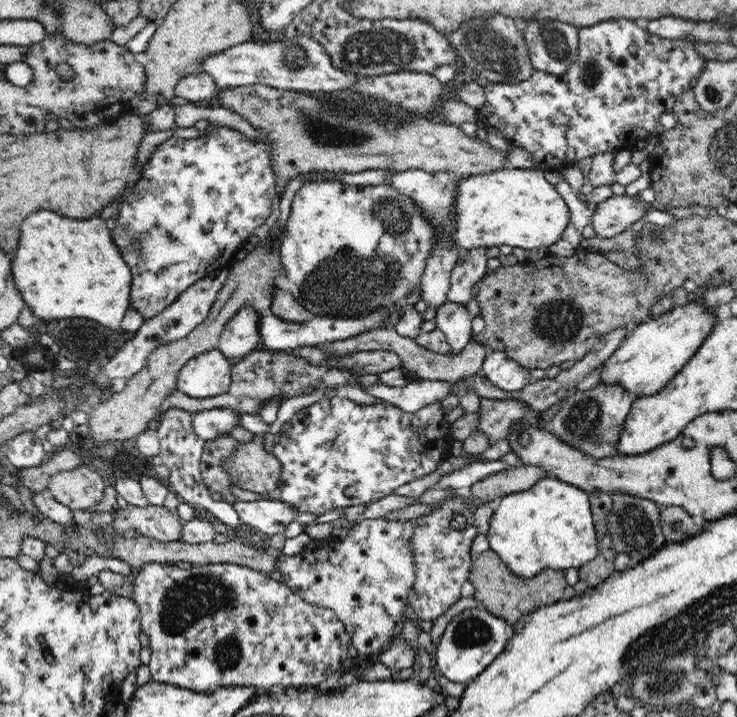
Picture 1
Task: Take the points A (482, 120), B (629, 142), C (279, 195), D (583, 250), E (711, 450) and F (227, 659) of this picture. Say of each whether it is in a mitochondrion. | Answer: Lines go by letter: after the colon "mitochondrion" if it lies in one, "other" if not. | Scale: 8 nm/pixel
A: other
B: other
C: other
D: other
E: other
F: mitochondrion

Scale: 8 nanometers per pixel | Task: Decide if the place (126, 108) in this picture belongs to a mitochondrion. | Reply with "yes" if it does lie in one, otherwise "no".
no

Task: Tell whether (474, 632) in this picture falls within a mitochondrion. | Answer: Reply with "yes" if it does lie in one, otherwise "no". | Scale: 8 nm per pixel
yes

